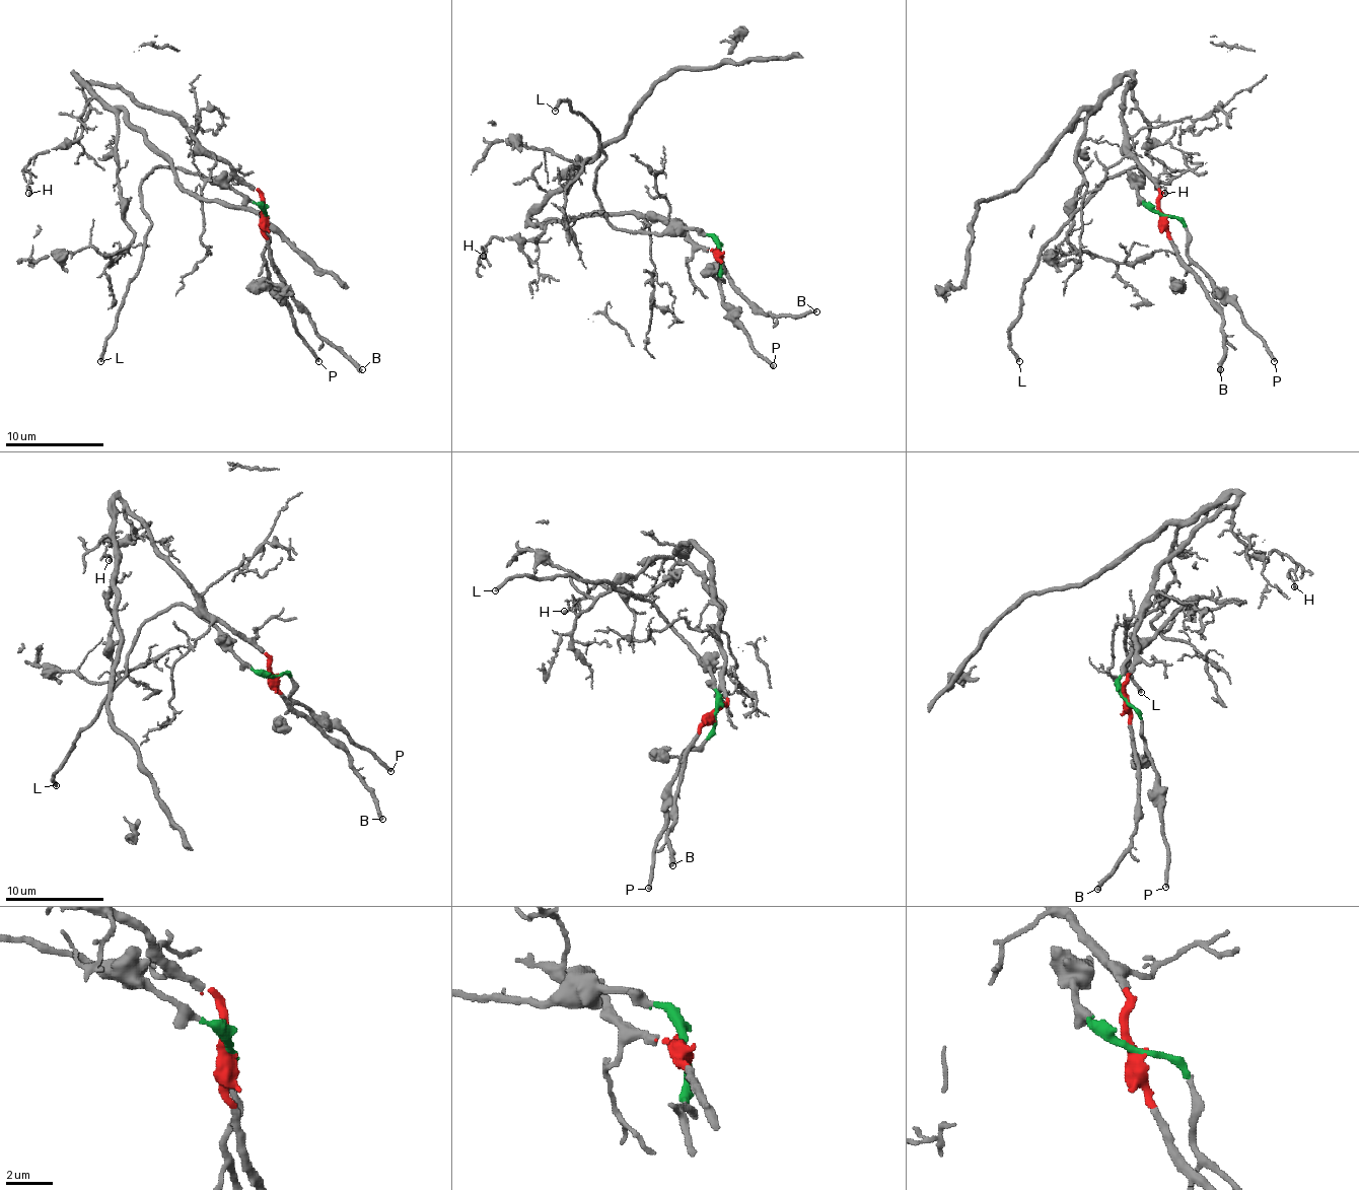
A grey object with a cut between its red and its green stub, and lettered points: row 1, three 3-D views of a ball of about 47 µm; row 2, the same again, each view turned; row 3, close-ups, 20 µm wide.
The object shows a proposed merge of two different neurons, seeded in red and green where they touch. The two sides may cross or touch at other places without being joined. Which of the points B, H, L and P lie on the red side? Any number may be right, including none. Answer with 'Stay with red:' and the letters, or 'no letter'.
Stay with red: B, H

